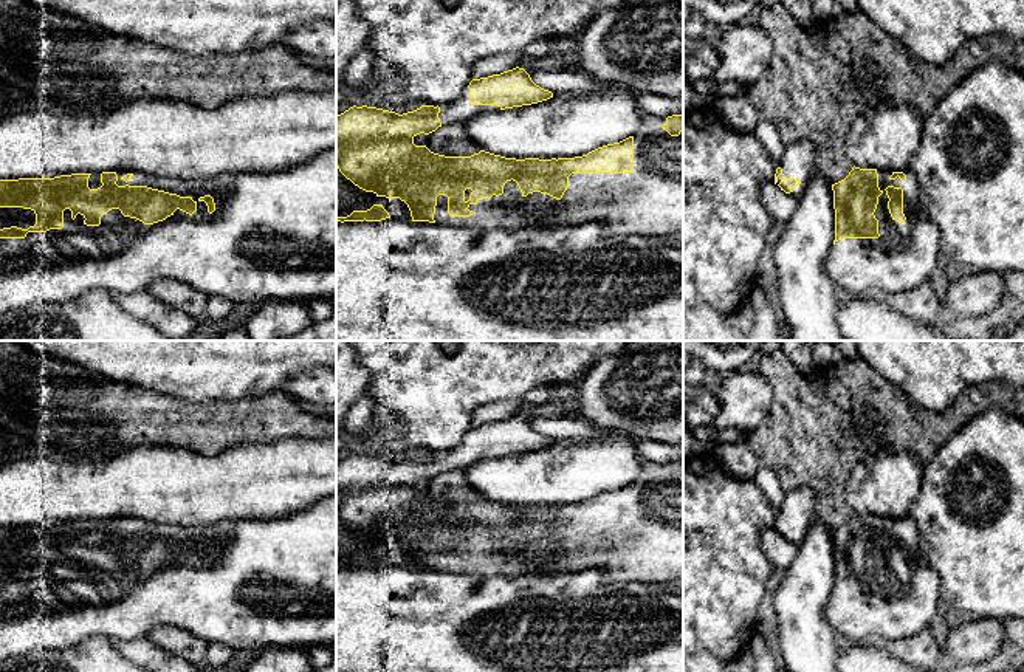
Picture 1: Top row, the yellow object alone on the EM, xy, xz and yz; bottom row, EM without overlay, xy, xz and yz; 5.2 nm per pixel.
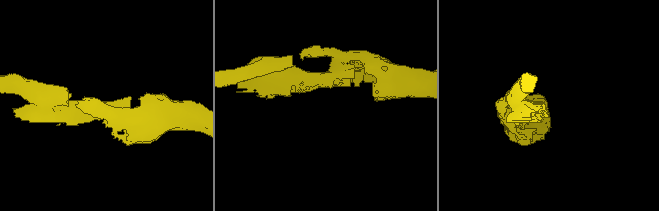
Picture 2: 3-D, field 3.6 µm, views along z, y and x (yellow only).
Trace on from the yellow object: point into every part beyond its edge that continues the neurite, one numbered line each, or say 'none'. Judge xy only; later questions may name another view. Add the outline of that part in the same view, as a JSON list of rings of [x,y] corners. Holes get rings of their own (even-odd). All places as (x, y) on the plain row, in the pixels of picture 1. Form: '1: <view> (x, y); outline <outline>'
1: xy (273, 581); outline [[[336,495],[322,499],[299,513],[273,519],[226,519],[214,525],[180,526],[119,517],[118,533],[147,533],[152,536],[191,543],[197,557],[189,562],[177,556],[170,564],[153,571],[124,564],[112,556],[101,564],[99,573],[87,573],[84,562],[71,565],[64,557],[64,574],[46,579],[28,579],[25,585],[0,585],[0,660],[33,650],[62,650],[93,636],[133,639],[147,636],[158,626],[187,630],[206,643],[225,644],[254,655],[268,647],[302,647],[328,644],[336,647]],[[211,542],[215,557],[208,559],[200,543]]]

